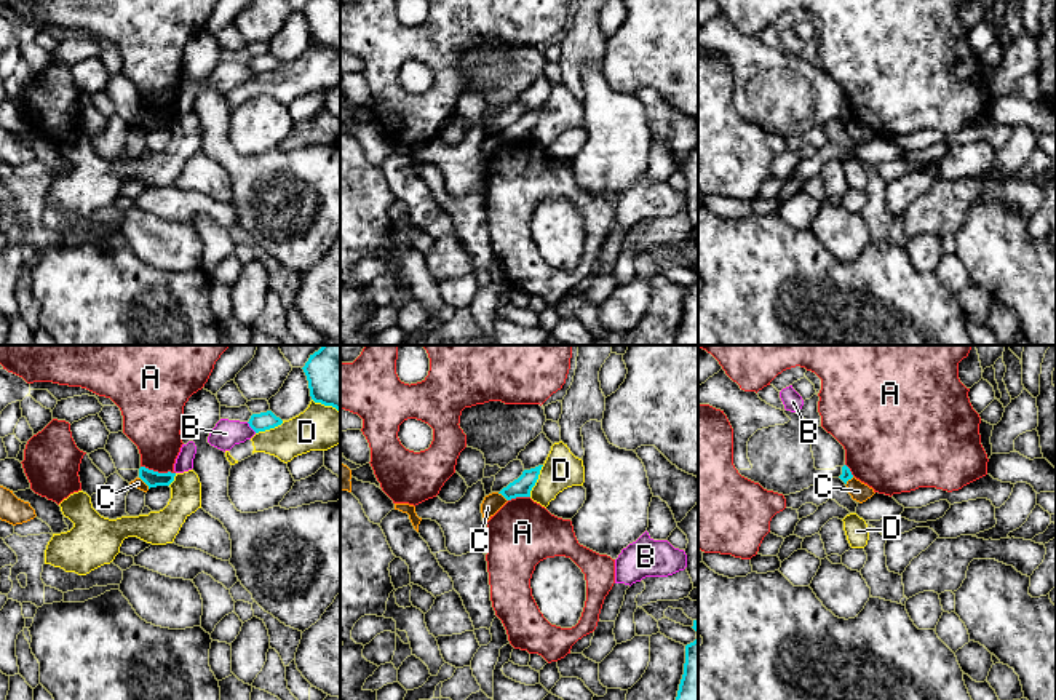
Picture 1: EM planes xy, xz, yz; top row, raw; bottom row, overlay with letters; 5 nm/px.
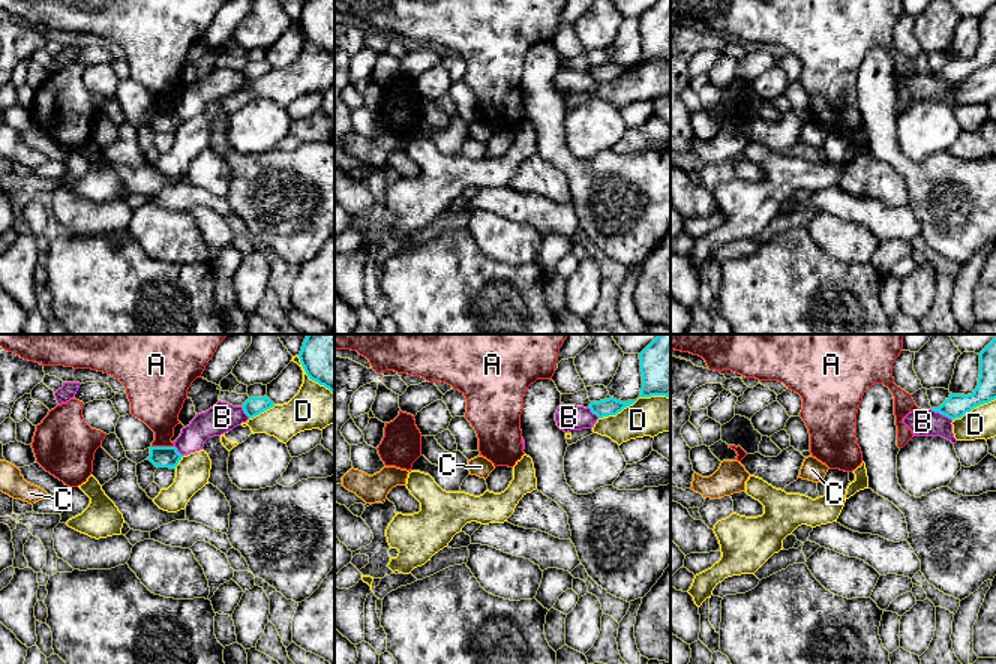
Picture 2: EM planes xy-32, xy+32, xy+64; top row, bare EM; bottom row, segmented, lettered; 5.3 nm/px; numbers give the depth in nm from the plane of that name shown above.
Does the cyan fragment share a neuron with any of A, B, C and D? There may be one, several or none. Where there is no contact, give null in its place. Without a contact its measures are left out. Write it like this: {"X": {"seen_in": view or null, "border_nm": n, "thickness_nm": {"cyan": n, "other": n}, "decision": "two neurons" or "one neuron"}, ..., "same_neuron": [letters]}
{"A": {"seen_in": "xy", "border_nm": 180, "thickness_nm": {"cyan": 80, "other": 280}, "decision": "two neurons"}, "B": {"seen_in": "xy", "border_nm": 80, "thickness_nm": {"cyan": 100, "other": 140}, "decision": "two neurons"}, "C": {"seen_in": "xy", "border_nm": 80, "thickness_nm": {"cyan": 80, "other": 50}, "decision": "two neurons"}, "D": {"seen_in": "xz", "border_nm": 180, "thickness_nm": {"cyan": 100, "other": 190}, "decision": "two neurons"}, "same_neuron": []}

